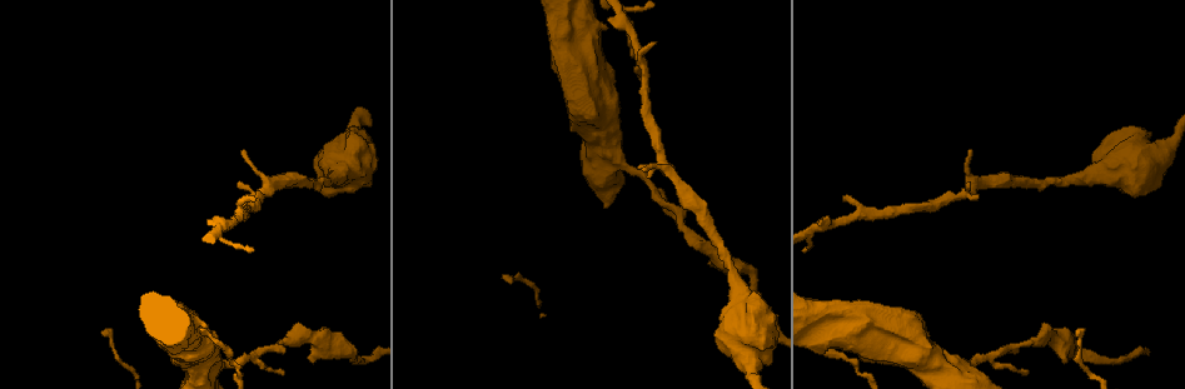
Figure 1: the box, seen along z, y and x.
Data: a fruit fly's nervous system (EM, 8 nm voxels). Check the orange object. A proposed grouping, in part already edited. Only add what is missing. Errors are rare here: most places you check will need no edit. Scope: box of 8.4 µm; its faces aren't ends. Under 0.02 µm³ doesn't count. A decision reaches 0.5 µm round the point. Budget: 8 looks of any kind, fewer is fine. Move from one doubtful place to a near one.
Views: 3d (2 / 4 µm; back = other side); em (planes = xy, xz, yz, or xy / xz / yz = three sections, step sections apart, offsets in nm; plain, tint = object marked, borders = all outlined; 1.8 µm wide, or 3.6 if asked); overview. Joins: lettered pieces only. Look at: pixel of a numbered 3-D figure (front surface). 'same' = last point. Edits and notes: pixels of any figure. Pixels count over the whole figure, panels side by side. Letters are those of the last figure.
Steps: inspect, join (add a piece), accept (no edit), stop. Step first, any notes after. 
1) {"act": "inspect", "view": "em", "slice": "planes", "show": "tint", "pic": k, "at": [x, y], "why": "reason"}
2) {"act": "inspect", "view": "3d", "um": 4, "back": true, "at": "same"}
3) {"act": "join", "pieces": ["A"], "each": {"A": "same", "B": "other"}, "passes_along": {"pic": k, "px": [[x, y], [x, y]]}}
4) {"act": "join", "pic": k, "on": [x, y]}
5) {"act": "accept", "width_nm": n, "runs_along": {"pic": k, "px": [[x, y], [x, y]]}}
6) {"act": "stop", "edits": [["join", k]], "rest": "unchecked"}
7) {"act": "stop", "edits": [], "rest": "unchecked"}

{"act": "inspect", "view": "em", "slice": "planes", "show": "tint", "pic": 1, "at": [1049, 335], "why": "calibre changes"}

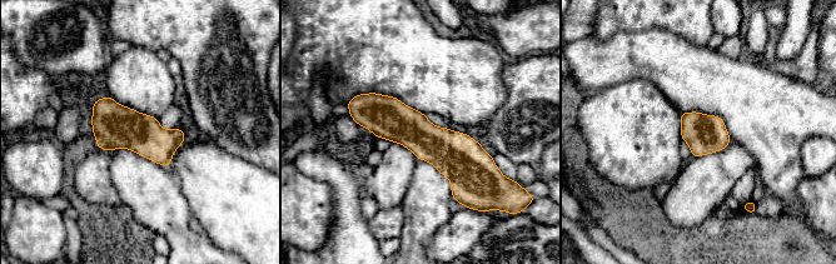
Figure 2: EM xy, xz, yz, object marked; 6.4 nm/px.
{"act": "inspect", "view": "em", "slice": "planes", "show": "borders", "at": "same"}

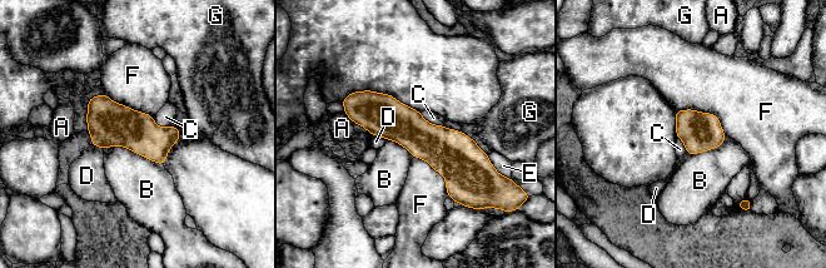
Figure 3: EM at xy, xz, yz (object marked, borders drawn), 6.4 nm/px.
{"act": "accept", "width_nm": 260, "each": {"A": "other", "B": "other", "C": "other", "D": "other", "E": "other", "F": "other", "G": "other"}, "border": {"pic": 3, "px": [[421, 113], [427, 120], [443, 125]]}, "found": "none of them fits"}

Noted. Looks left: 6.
{"act": "inspect", "view": "3d", "um": 4, "pic": 1, "at": [340, 174], "why": "sudden change in width"}

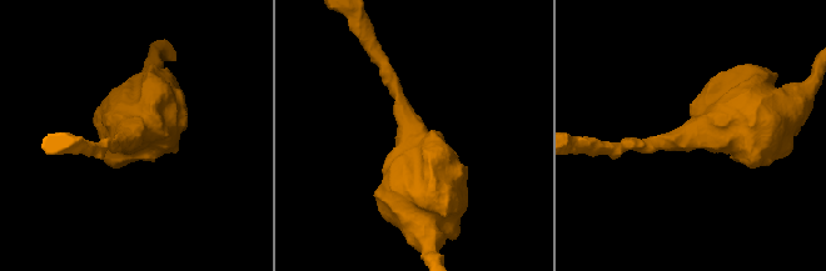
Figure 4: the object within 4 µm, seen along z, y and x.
{"act": "inspect", "view": "em", "um": 3.6, "slice": "yz", "step": 4, "show": "tint", "pic": 4, "at": [135, 132]}

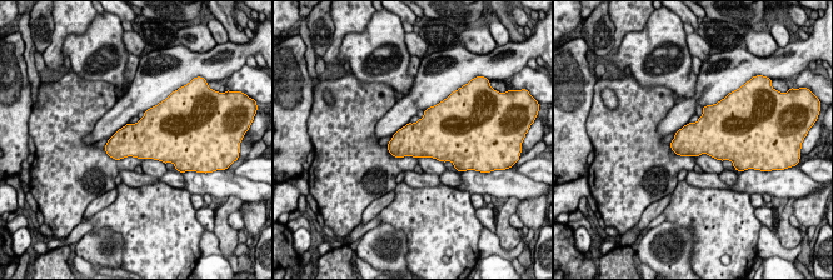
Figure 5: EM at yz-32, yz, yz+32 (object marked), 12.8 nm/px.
{"act": "inspect", "view": "em", "um": 3.6, "slice": "planes", "show": "borders", "at": "same", "why": "another direction"}

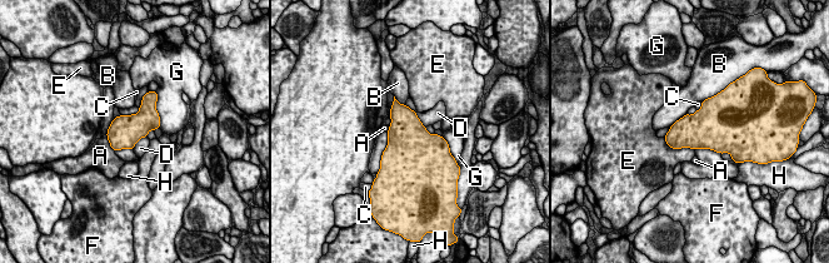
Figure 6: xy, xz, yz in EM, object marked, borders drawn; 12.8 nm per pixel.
{"act": "accept", "longest_contact_nm": ["E", 440], "each": {"A": "other", "B": "other", "C": "other", "D": "other", "E": "other", "F": "other", "G": "other", "H": "other"}, "found": "none of them fits"}

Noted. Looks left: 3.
{"act": "inspect", "view": "em", "slice": "xz", "step": 4, "show": "tint", "pic": 1, "at": [239, 184], "why": "an open end"}

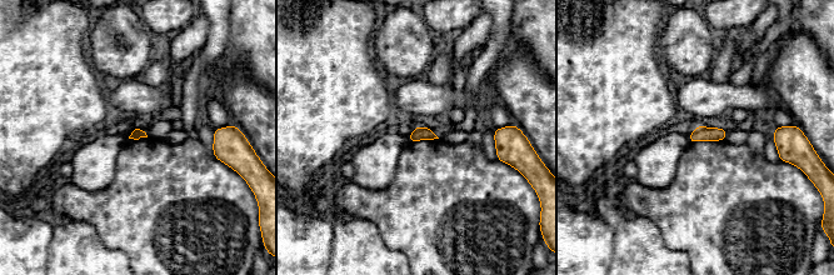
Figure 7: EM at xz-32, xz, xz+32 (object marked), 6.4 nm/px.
{"act": "inspect", "view": "em", "slice": "planes", "show": "borders", "at": "same", "why": "cut it another way"}

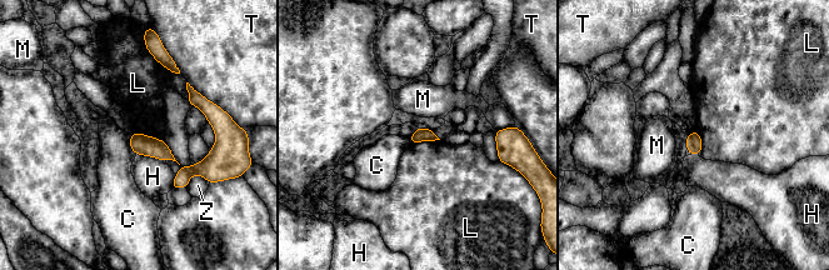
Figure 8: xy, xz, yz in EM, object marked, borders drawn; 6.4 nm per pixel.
{"act": "accept", "longest_contact_nm": ["T", 260], "each": {"C": "other", "H": "other", "L": "other", "M": "other", "T": "other", "Z": "other"}, "runs_along": {"pic": 8, "px": [[133, 136], [184, 169], [210, 158]]}, "found": "none of them fits"}

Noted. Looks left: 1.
{"act": "stop", "edits": [], "rest": "unchecked"}

